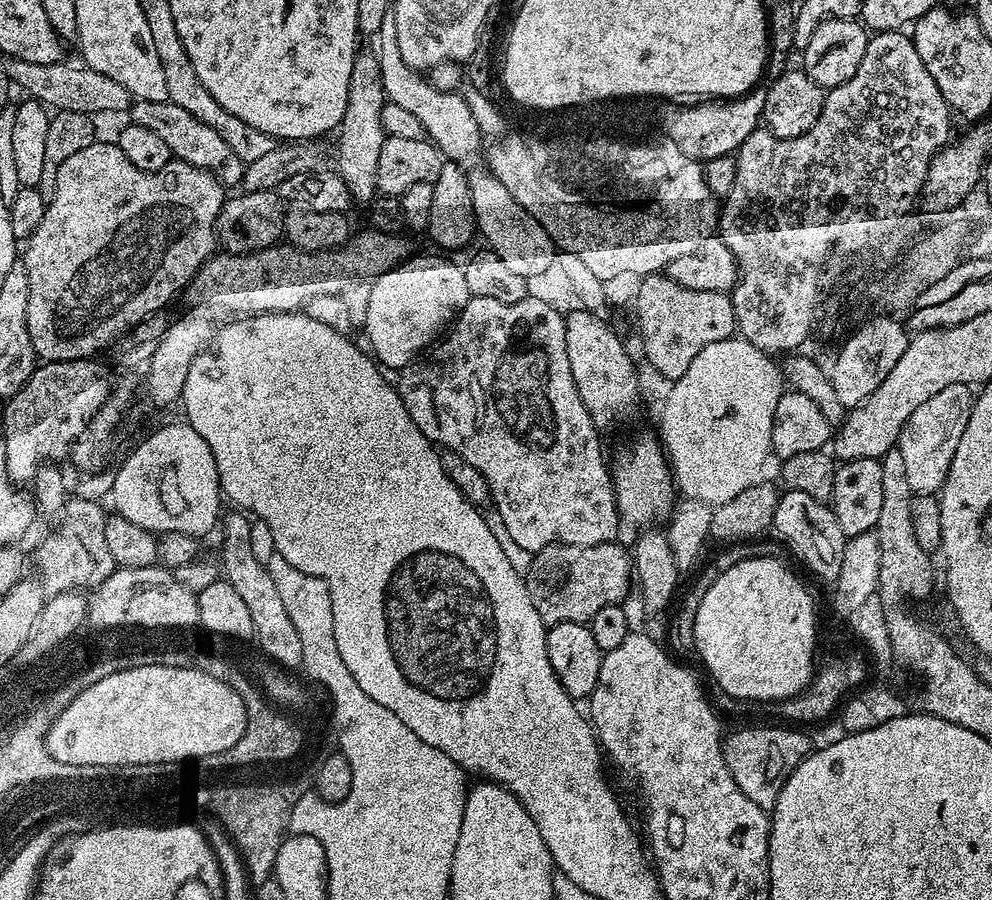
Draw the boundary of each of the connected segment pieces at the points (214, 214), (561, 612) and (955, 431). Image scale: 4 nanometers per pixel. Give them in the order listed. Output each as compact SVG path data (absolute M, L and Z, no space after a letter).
M91 144L86 146L86 150L78 150L78 154L66 158L66 162L58 166L58 186L54 186L54 198L47 201L42 214L42 222L38 230L34 230L32 237L27 240L25 248L28 249L25 252L23 249L22 252L22 263L26 276L29 278L26 323L29 326L30 340L33 342L33 350L37 357L44 362L87 360L100 354L96 352L102 351L103 348L105 351L119 336L126 335L134 325L145 320L147 316L167 309L169 307L167 304L175 298L176 292L182 291L183 288L185 291L191 285L197 270L208 261L209 256L213 255L217 247L215 226L220 208L226 199L224 191L226 188L219 176L175 158L157 172L138 170L138 166L131 164L126 159L126 154L122 154L119 144Z
M609 542L583 548L573 544L547 544L531 557L532 565L526 571L524 585L544 625L562 622L587 624L602 606L619 604L625 599L628 583L631 585L634 580L634 565L631 555L618 545Z
M967 384L946 386L918 406L902 426L898 447L902 463L906 465L906 482L910 482L913 494L930 496L943 489L962 430L966 430L966 422L970 422L973 399L973 389Z

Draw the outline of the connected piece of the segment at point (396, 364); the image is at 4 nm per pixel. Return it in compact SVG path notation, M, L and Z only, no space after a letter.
M436 256L405 260L371 281L367 293L369 306L362 329L363 335L368 335L367 347L385 369L393 370L402 369L417 359L455 321L470 295L463 267Z

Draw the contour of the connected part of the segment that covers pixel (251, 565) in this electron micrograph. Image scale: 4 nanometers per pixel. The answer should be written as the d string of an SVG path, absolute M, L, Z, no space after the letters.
M225 511L222 516L224 537L220 540L218 564L222 569L223 579L234 586L235 592L242 597L242 602L250 610L250 619L254 621L254 640L260 643L259 651L284 669L299 669L302 665L302 642L298 639L298 630L294 630L294 624L286 614L286 606L278 595L274 581L270 579L267 567L260 564L258 558L254 558L250 547L252 520L243 511L231 511Z

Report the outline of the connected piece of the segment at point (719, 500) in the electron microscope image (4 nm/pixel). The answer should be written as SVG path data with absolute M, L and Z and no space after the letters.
M733 336L730 339L723 339L722 342L712 342L709 346L704 346L698 352L686 372L676 381L669 385L669 392L664 400L662 412L660 414L660 432L658 436L669 462L669 469L677 486L677 491L685 498L694 501L702 501L713 506L724 504L730 501L742 490L749 489L754 484L761 483L764 476L764 466L771 455L773 412L777 408L777 400L784 391L782 375L777 363L767 353L758 350L752 343L740 336Z

